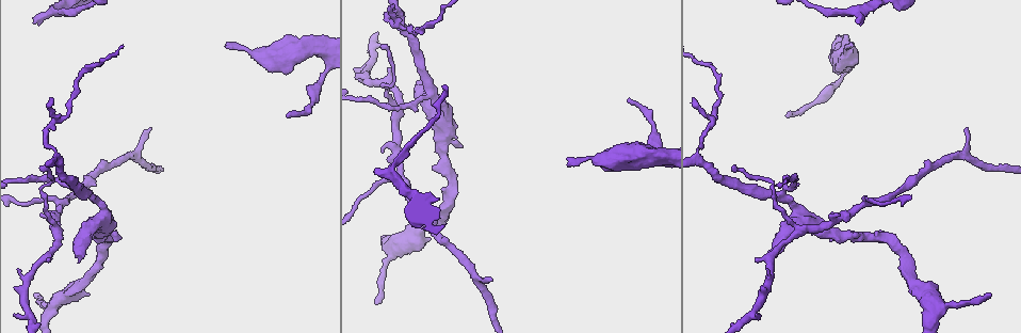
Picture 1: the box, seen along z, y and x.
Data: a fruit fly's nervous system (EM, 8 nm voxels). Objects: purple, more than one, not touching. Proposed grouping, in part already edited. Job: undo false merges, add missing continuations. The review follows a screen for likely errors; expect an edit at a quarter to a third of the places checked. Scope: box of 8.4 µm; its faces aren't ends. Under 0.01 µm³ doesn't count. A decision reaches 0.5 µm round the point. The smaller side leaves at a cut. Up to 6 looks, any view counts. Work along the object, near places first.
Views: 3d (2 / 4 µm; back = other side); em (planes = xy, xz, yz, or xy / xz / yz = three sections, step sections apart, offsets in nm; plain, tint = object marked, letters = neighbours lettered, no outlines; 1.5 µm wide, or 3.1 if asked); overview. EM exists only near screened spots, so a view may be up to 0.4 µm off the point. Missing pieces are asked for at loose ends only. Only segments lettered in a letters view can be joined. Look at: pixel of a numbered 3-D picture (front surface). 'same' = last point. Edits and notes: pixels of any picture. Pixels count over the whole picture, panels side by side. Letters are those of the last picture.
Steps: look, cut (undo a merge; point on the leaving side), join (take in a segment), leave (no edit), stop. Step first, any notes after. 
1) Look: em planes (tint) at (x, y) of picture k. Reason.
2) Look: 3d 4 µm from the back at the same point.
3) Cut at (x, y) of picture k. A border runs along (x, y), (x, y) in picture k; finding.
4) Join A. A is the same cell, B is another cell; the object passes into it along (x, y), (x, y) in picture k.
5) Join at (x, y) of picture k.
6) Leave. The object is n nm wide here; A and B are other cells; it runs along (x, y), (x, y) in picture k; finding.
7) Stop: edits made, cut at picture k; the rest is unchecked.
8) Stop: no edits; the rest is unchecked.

Look: em yz step 8 (tint) at (35, 23) of picture 1. Branch stops here.

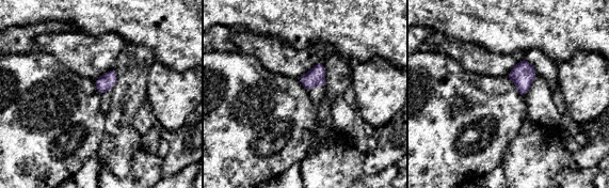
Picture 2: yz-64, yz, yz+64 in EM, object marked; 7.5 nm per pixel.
Look: em xz step 4 (letters) at the same point.

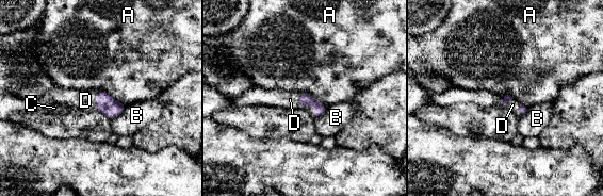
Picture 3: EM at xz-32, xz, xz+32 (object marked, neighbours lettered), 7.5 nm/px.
Join D. D is the same cell, A, B and C are other cells; the object passes into it along (306, 99), (306, 105), (290, 99) in picture 3; the neuron continues.

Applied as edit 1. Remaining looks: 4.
Look: overview.

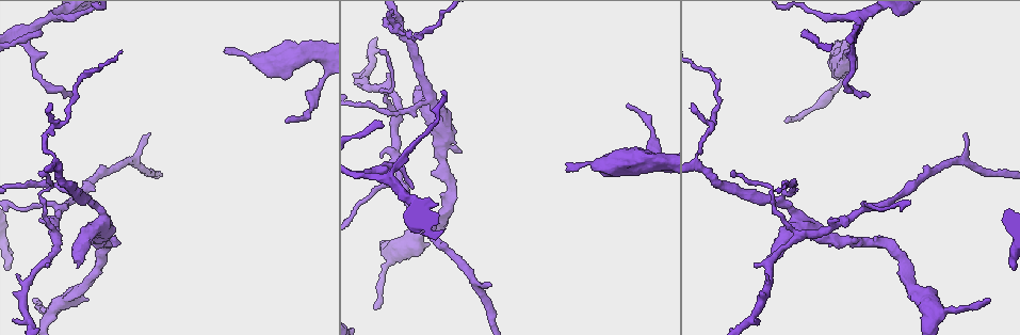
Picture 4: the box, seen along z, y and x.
Look: em xy step 4 (letters) at (376, 308) of picture 4. Thin end.

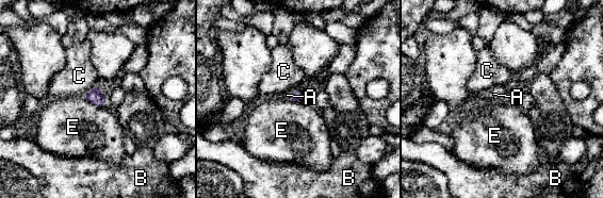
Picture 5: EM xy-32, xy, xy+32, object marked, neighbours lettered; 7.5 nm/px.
Look: em yz step 8 (letters) at the same point. Another direction.

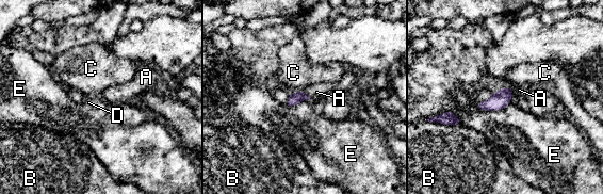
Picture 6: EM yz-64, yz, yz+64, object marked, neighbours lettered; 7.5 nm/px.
Join A. A is the same cell, B, C, D and E are other cells; the object passes into it along (294, 98), (306, 95), (316, 92) in picture 6; it goes on there.

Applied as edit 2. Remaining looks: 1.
Stop: edits made, join at picture 3, join at picture 6; the rest is unchecked.

